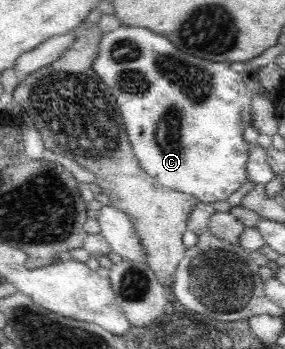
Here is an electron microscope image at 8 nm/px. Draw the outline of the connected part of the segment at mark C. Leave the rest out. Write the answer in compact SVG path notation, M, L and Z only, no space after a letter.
M121 25L119 29L102 35L101 42L98 43L98 55L95 57L92 67L99 74L99 77L105 81L105 85L113 91L113 95L117 97L117 103L119 103L119 109L123 113L125 127L127 127L127 133L129 133L128 140L132 145L133 154L139 166L157 184L161 184L167 189L195 196L198 201L203 203L215 204L215 201L226 201L227 197L233 195L233 192L241 188L241 185L246 182L246 161L249 156L250 147L245 141L244 131L249 123L251 123L251 103L254 94L247 88L245 74L235 71L229 63L216 63L209 59L201 59L183 53L183 51L179 51L174 43L169 41L167 37L163 37L163 35L157 35L157 33L147 31L143 27L127 27L127 25Z

